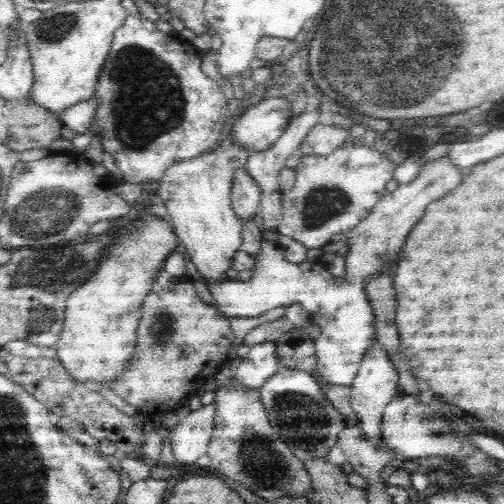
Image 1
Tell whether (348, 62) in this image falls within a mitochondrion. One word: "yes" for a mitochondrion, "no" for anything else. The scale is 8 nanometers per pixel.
yes

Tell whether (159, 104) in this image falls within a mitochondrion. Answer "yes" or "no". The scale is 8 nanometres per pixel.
yes

